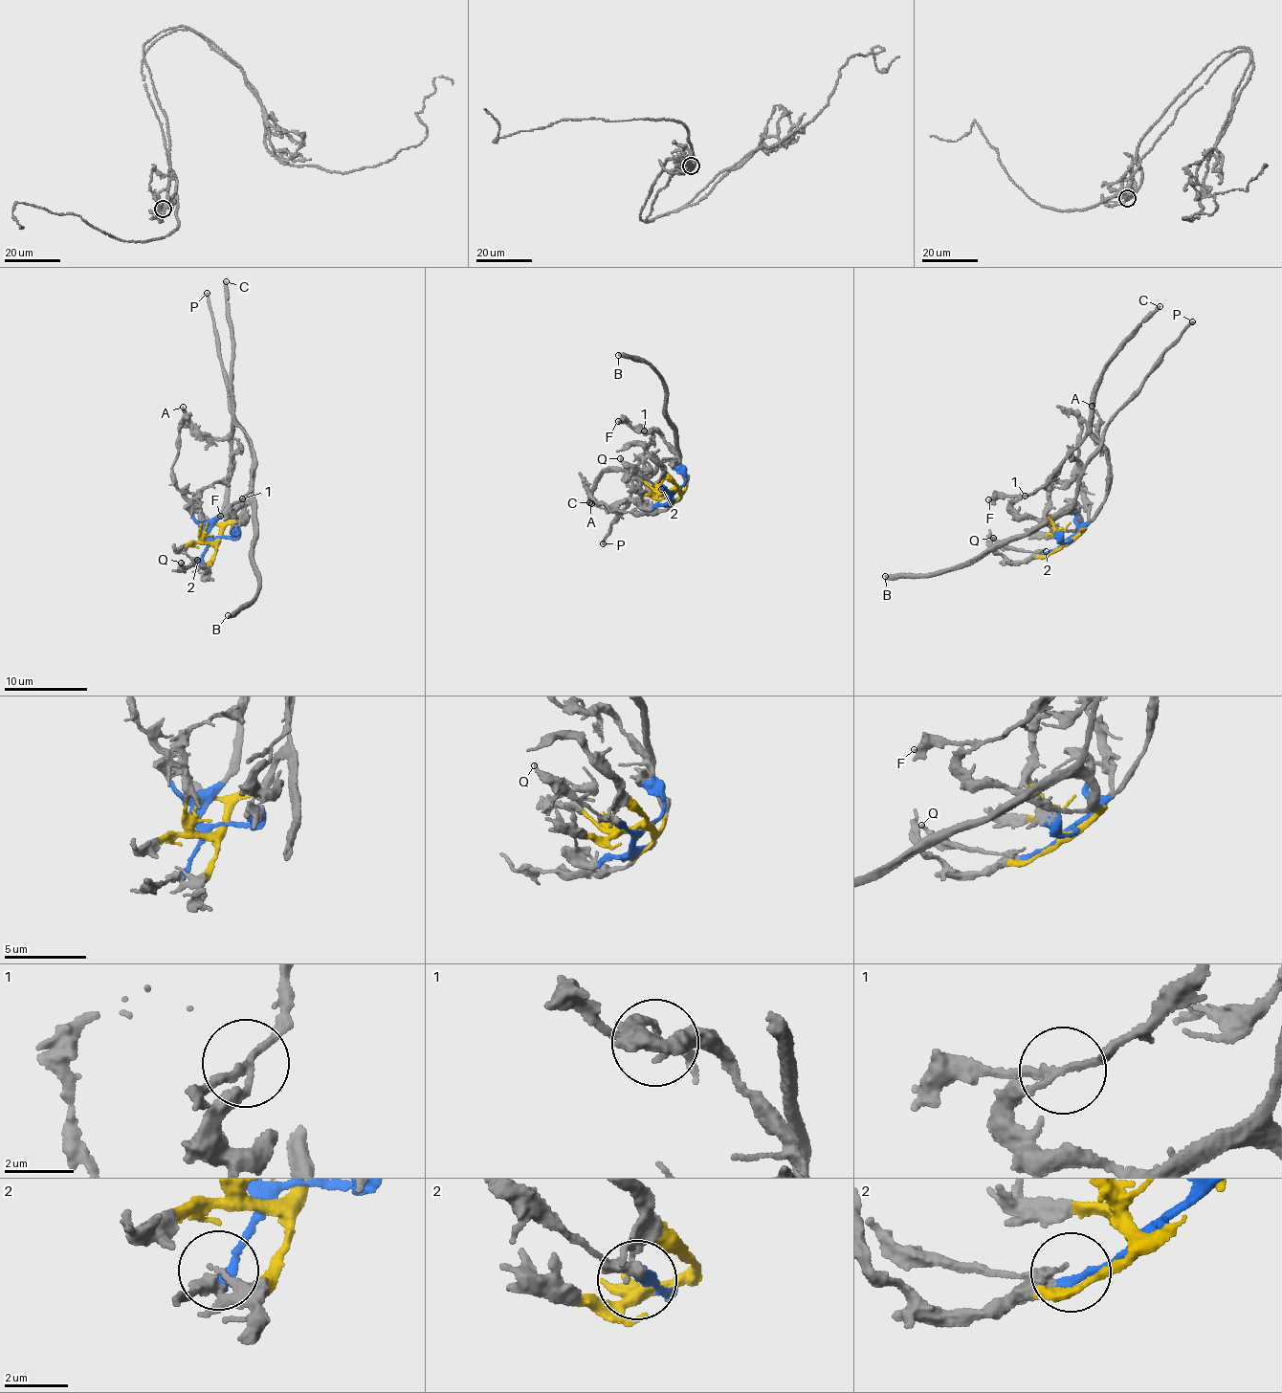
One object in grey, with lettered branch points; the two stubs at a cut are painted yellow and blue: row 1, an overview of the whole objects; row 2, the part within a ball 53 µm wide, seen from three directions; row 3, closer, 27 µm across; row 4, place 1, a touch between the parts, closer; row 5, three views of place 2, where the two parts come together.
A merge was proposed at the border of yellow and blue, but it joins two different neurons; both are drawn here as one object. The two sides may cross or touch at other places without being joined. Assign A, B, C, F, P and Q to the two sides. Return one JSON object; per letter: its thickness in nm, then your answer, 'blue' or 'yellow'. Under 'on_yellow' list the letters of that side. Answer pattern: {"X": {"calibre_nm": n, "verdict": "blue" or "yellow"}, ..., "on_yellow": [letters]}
{"A": {"calibre_nm": 180, "verdict": "blue"}, "B": {"calibre_nm": 380, "verdict": "yellow"}, "C": {"calibre_nm": 280, "verdict": "blue"}, "F": {"calibre_nm": 280, "verdict": "blue"}, "P": {"calibre_nm": 200, "verdict": "yellow"}, "Q": {"calibre_nm": 280, "verdict": "blue"}, "on_yellow": ["B", "P"]}

